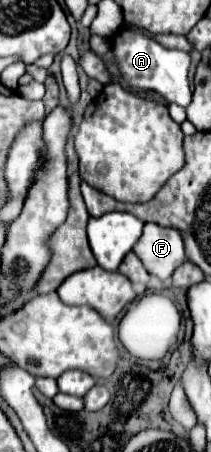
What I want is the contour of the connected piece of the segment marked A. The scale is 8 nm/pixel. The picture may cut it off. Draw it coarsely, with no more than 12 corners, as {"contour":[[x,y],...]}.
{"contour":[[128,28],[112,50],[134,90],[190,104],[190,54]]}

